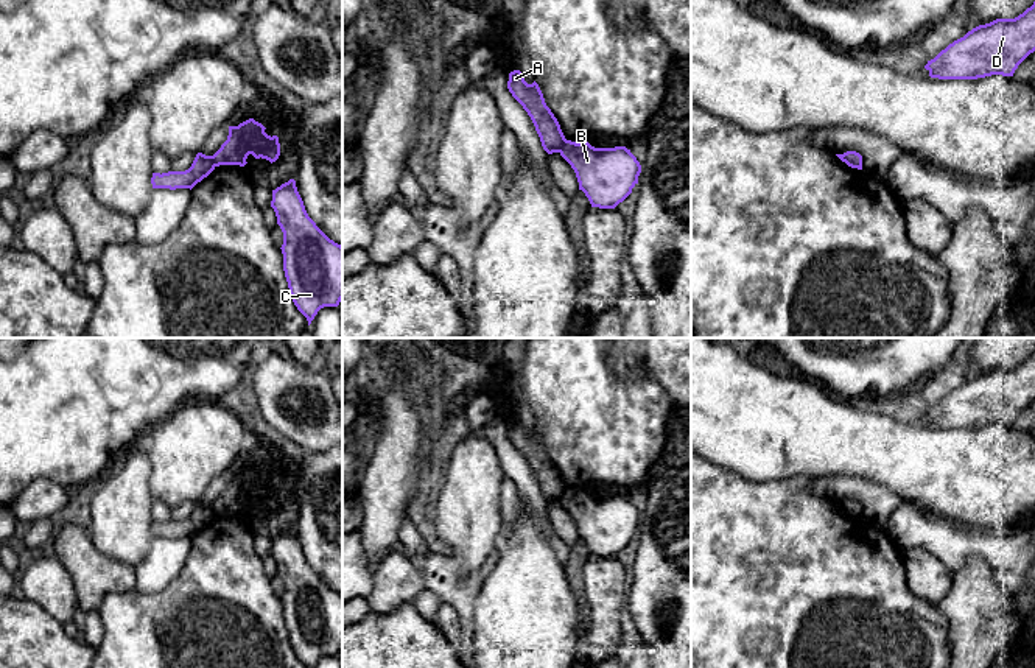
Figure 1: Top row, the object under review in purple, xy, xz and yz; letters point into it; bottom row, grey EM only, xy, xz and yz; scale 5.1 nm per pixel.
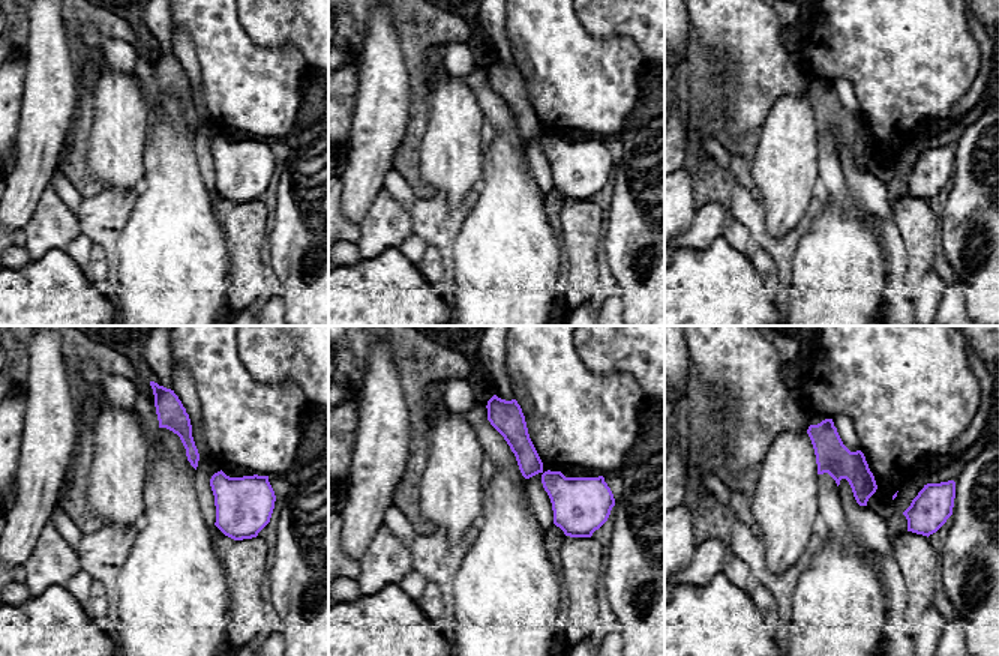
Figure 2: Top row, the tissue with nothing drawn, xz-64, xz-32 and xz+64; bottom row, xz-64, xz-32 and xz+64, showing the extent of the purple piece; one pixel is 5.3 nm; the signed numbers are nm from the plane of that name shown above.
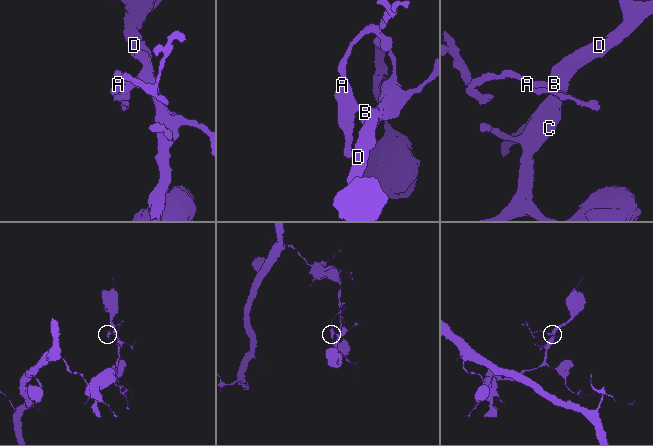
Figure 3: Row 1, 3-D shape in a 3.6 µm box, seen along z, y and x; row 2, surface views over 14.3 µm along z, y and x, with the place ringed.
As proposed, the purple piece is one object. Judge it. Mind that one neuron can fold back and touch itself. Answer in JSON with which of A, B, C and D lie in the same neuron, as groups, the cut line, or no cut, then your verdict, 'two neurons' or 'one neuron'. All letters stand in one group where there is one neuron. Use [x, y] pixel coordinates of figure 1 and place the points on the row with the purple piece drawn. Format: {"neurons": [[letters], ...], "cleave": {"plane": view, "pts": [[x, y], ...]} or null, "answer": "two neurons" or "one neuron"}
{"neurons": [["A"], ["B", "C", "D"]], "cleave": {"plane": "xz", "pts": [[567, 140], [559, 151]]}, "answer": "two neurons"}

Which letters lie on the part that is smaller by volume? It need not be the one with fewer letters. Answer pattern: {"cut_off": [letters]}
{"cut_off": ["A"]}

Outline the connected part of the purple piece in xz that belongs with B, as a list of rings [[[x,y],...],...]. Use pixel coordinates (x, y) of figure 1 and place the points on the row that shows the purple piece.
[[[567,140],[560,156],[576,173],[591,207],[615,209],[638,184],[641,165],[626,146],[595,148]]]

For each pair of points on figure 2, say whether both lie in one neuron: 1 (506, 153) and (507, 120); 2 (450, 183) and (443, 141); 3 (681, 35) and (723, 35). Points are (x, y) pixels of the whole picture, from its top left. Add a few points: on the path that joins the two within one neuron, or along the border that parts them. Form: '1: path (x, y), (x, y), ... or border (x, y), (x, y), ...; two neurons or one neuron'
1: border (497, 131), (515, 144), (522, 141); two neurons
2: path (450, 173), (450, 152); one neuron
3: border (687, 15), (692, 24), (692, 44), (696, 60); two neurons

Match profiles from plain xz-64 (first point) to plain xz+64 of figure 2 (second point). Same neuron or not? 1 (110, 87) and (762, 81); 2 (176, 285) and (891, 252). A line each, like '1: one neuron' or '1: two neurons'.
1: two neurons
2: two neurons

